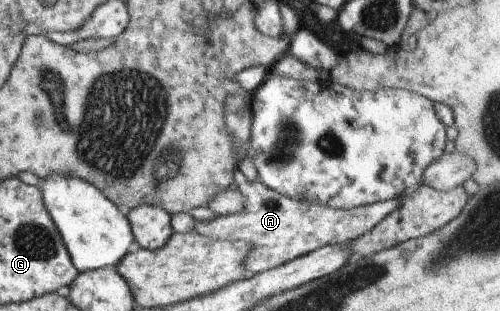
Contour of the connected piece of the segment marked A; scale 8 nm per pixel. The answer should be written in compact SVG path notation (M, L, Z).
M239 168L234 171L233 182L242 193L243 209L235 213L218 215L210 222L196 221L193 231L211 239L249 243L251 247L244 257L243 267L250 275L280 266L326 245L349 243L370 232L374 225L399 205L399 198L351 209L335 209L299 201L268 188L260 180L248 181Z

